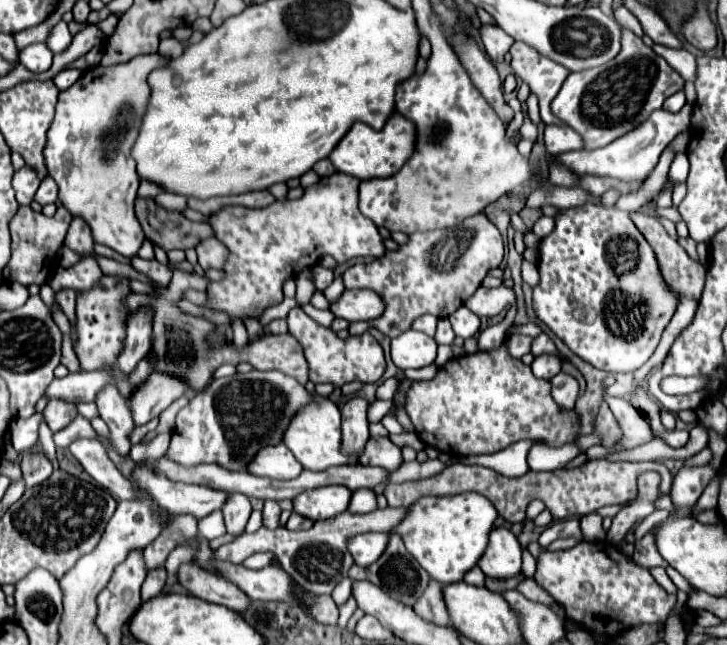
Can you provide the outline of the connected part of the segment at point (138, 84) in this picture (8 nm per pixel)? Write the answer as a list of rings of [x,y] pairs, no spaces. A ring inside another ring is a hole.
[[[152,53],[137,55],[131,61],[113,67],[97,65],[83,71],[83,75],[77,79],[75,85],[59,93],[57,113],[49,127],[47,147],[43,151],[47,173],[57,181],[59,199],[63,201],[63,205],[71,211],[71,215],[83,215],[83,219],[91,223],[93,239],[97,243],[103,243],[125,257],[135,257],[145,241],[143,229],[139,227],[139,221],[135,219],[133,213],[139,177],[135,175],[135,163],[127,159],[127,155],[139,131],[139,119],[143,117],[143,107],[147,105],[147,95],[149,95],[147,75],[155,67],[161,67],[163,63],[167,61],[157,53]]]

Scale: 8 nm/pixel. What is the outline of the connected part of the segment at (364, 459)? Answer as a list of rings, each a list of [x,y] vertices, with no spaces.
[[[371,437],[359,457],[359,463],[371,467],[383,467],[387,471],[397,471],[403,463],[403,455],[401,449],[387,437]]]

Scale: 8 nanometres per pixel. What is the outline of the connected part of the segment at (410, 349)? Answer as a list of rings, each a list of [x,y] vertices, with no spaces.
[[[407,329],[399,337],[391,339],[391,359],[399,369],[419,369],[431,365],[437,357],[437,343],[433,337]]]

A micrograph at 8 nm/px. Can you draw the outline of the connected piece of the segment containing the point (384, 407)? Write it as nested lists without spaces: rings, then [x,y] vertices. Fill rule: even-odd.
[[[381,399],[373,401],[373,403],[371,403],[371,407],[369,407],[369,411],[367,411],[369,421],[371,421],[371,423],[381,421],[381,419],[391,411],[391,403],[393,403],[393,401],[381,401]]]

